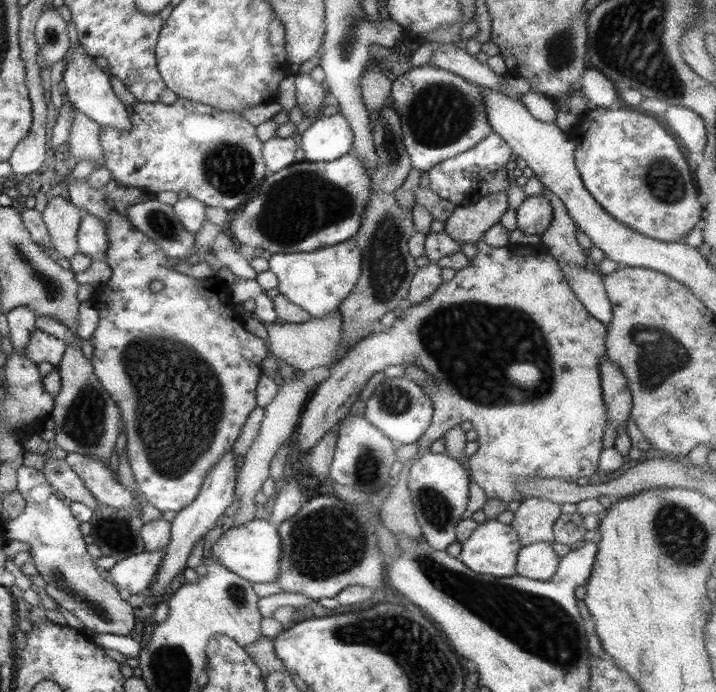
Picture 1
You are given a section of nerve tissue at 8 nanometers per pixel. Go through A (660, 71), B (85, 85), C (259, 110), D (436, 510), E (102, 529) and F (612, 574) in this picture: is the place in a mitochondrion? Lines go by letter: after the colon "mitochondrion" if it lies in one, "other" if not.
A: mitochondrion
B: other
C: other
D: mitochondrion
E: mitochondrion
F: other

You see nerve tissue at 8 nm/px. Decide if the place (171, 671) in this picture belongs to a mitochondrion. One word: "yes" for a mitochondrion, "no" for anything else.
yes

